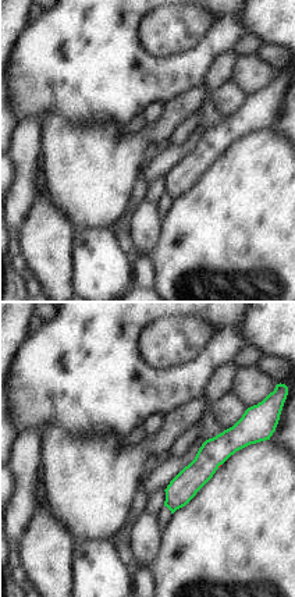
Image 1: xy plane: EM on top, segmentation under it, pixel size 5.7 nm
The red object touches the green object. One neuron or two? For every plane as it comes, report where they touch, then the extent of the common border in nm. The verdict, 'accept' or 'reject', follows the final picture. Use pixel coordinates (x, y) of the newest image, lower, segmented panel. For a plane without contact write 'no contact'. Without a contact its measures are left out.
no contact

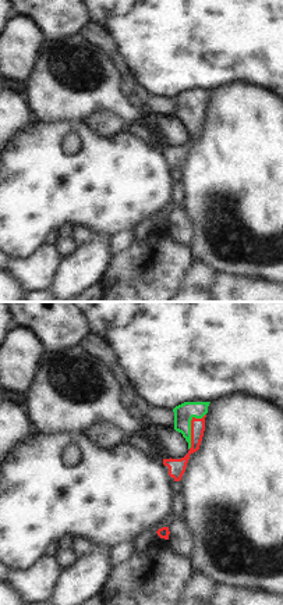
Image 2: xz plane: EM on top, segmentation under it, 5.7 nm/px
(191, 427) | 220 nm

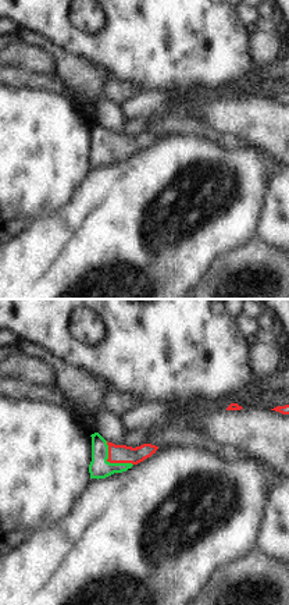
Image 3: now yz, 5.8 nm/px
(111, 462) | 220 nm

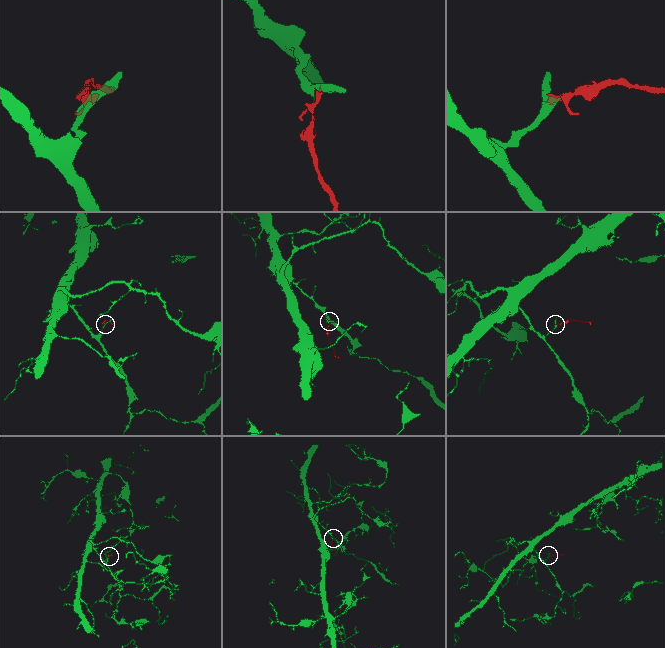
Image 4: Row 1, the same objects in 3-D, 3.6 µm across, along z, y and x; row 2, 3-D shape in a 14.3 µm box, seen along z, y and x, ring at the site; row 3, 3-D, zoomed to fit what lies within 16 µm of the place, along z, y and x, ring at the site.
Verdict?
accept

